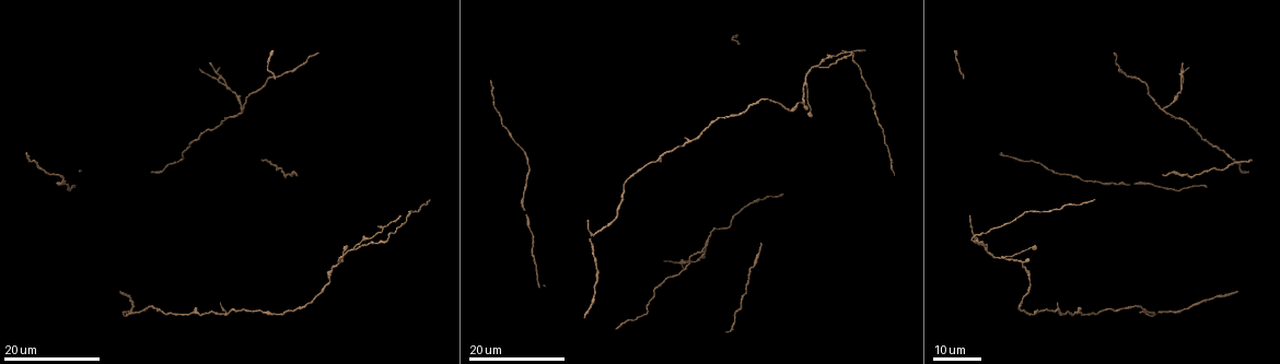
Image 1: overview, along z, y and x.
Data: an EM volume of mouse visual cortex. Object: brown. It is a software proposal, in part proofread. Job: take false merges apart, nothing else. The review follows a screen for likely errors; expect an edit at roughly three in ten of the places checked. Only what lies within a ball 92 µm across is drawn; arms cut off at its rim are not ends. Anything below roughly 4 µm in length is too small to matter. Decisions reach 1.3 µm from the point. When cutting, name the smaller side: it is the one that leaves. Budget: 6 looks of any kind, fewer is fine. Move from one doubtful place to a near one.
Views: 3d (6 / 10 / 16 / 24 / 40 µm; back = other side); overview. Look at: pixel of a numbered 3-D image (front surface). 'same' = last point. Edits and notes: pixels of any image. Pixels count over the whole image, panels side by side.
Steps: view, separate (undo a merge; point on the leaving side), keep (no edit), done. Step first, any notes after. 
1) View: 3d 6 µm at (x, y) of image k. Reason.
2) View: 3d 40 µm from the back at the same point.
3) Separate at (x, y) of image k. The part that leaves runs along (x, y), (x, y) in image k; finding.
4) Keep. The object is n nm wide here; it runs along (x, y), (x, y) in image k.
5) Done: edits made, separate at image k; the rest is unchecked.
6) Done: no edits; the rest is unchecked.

View: 3d 16 µm at (590, 234) of image 1. Arms part here.

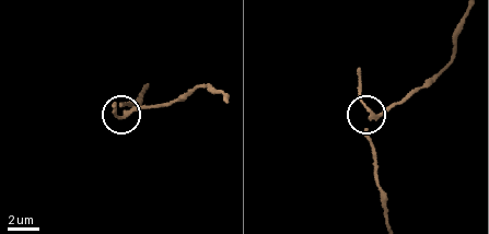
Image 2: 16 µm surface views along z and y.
View: 3d 10 µm at (127, 113) of image 2.

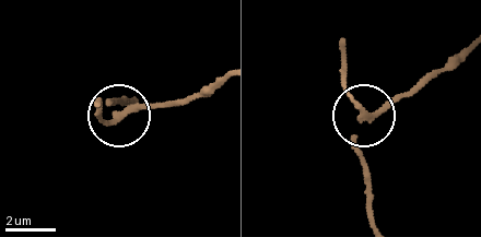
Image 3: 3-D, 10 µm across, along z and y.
Keep. The object is 180 nm wide here; it runs along (218, 79), (192, 95), (142, 104), (109, 122), (94, 104) in image 3; all the same neuron.

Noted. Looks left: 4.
View: 3d 16 µm at (1163, 111) of image 1. Three arms meet.

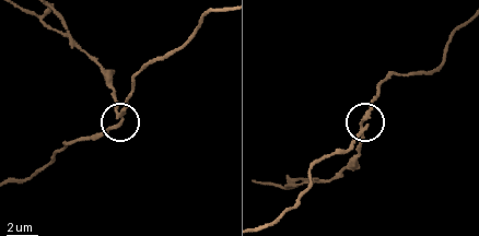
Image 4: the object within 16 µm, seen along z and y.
View: 3d 10 µm at (119, 114) of image 4. Zoom in.

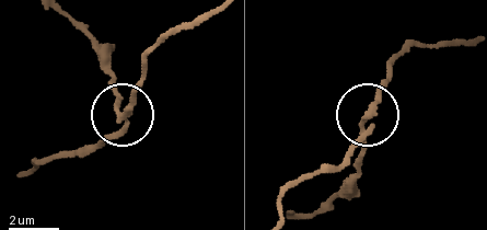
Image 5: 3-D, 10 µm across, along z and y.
Separate at (117, 94) of image 5. The object is 190 nm wide here; the part that leaves runs along (122, 112), (105, 61), (59, 11) in image 5; two neurons meet here.

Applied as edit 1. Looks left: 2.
View: 3d 16 µm at (808, 82) of image 1. Side arm on a straight run.

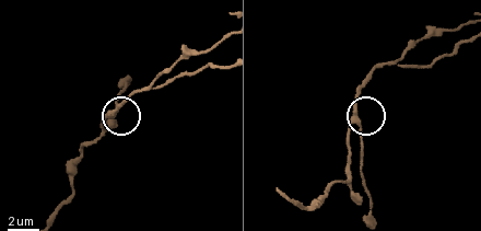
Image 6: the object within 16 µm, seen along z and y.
View: 3d 10 µm at (357, 123) of image 6.

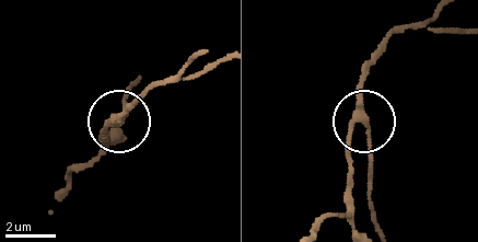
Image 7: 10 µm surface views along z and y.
Keep. The side arm is 8 µm long; 3 arms meet here; continuous, no second neuron.

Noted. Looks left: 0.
Done: edits made, separate at image 5; the rest is unchecked.

